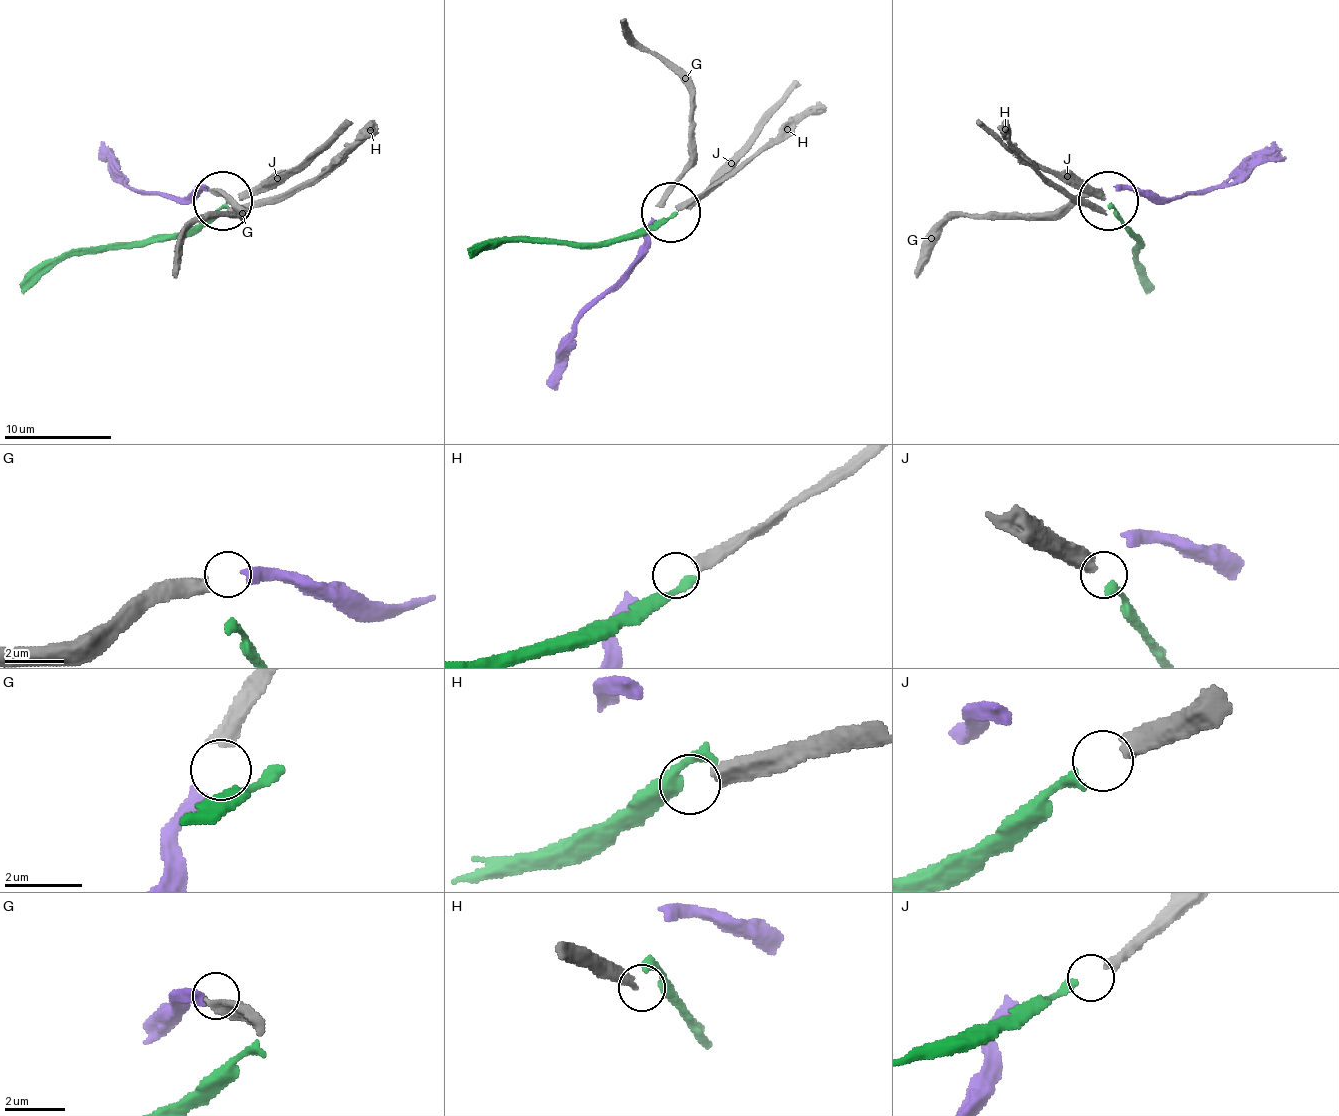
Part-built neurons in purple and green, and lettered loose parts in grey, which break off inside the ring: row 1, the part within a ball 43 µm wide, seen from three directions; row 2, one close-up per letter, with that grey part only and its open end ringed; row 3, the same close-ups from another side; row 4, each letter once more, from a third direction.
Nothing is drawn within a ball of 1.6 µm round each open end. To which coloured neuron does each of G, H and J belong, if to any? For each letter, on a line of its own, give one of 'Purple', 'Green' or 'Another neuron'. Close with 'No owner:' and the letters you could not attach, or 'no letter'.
G: Purple
H: Another neuron
J: Green
No owner: H

